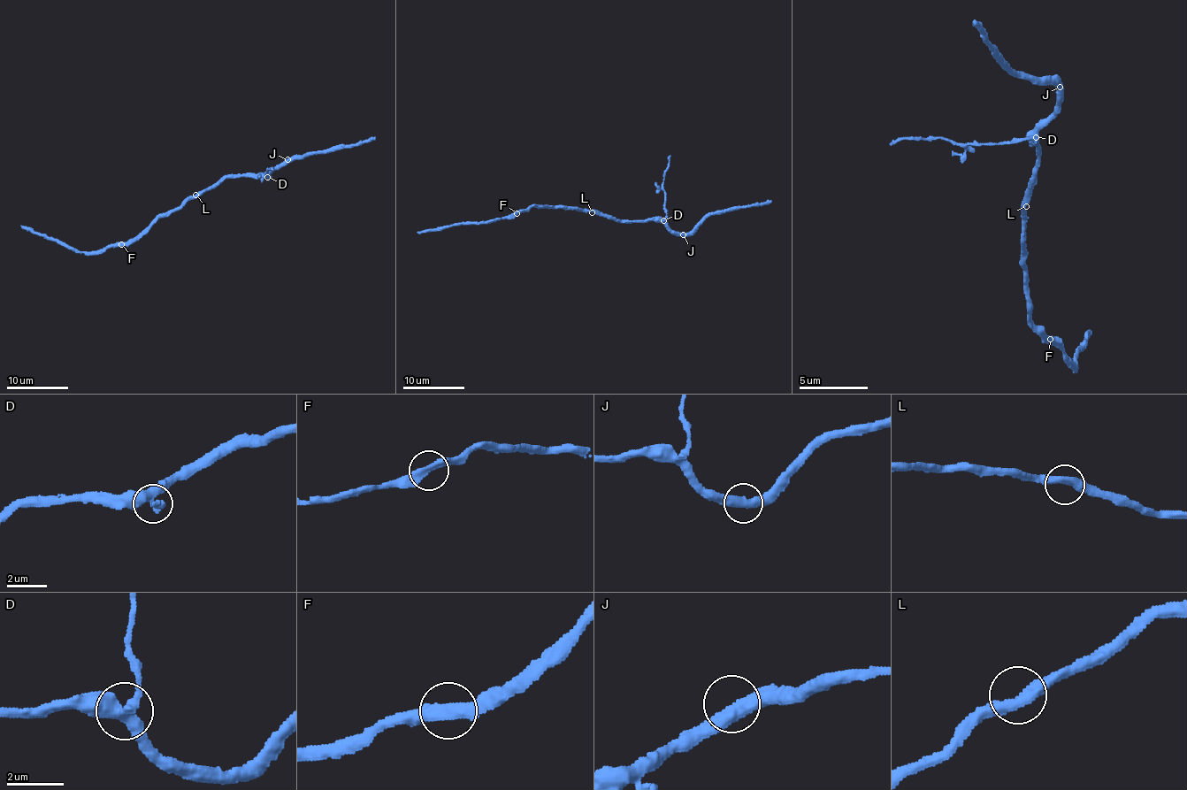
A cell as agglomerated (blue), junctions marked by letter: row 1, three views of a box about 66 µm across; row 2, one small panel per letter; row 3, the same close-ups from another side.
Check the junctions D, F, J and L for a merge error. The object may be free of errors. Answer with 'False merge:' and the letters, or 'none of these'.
False merge: D

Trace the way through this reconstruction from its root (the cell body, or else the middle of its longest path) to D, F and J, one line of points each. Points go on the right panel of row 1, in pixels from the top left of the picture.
D: (1022, 208), (1022, 200), (1029, 192), (1031, 170), (1038, 157), (1033, 138), (1037, 135), (1037, 138)
F: (1022, 208), (1024, 295), (1028, 299), (1029, 316), (1050, 339)
J: (1022, 208), (1022, 200), (1029, 192), (1031, 170), (1038, 157), (1033, 138), (1057, 106), (1060, 87)

